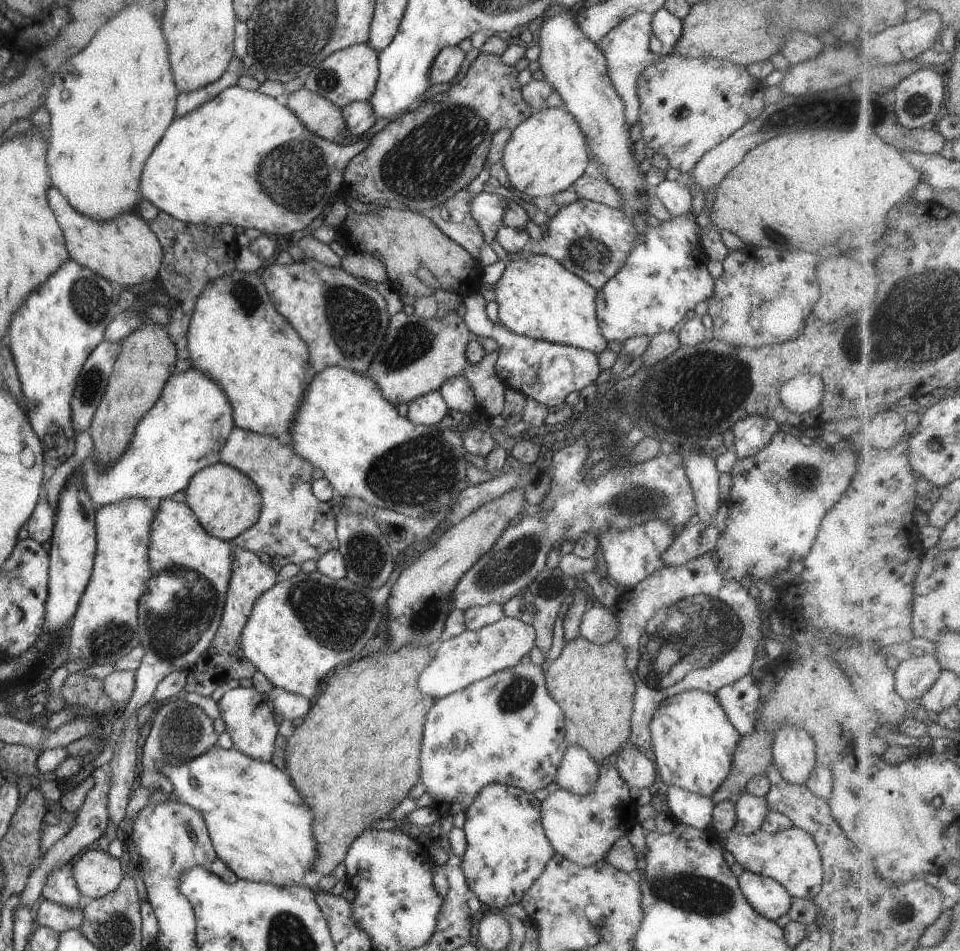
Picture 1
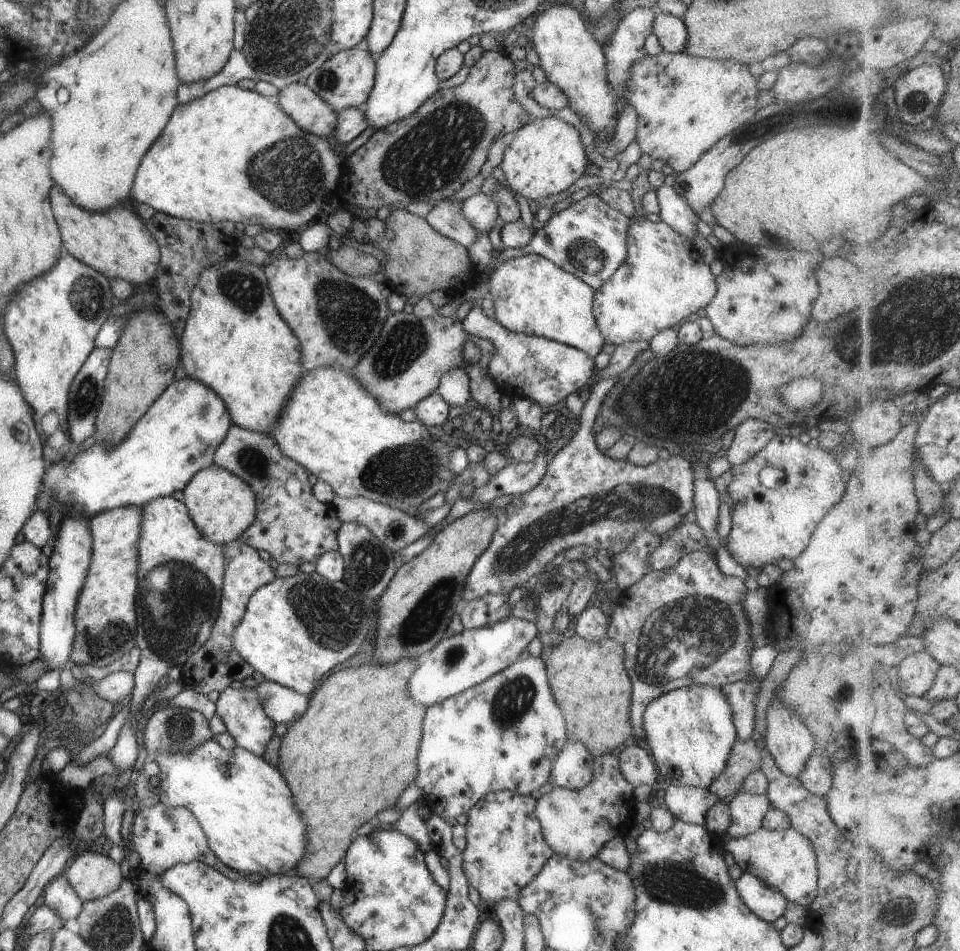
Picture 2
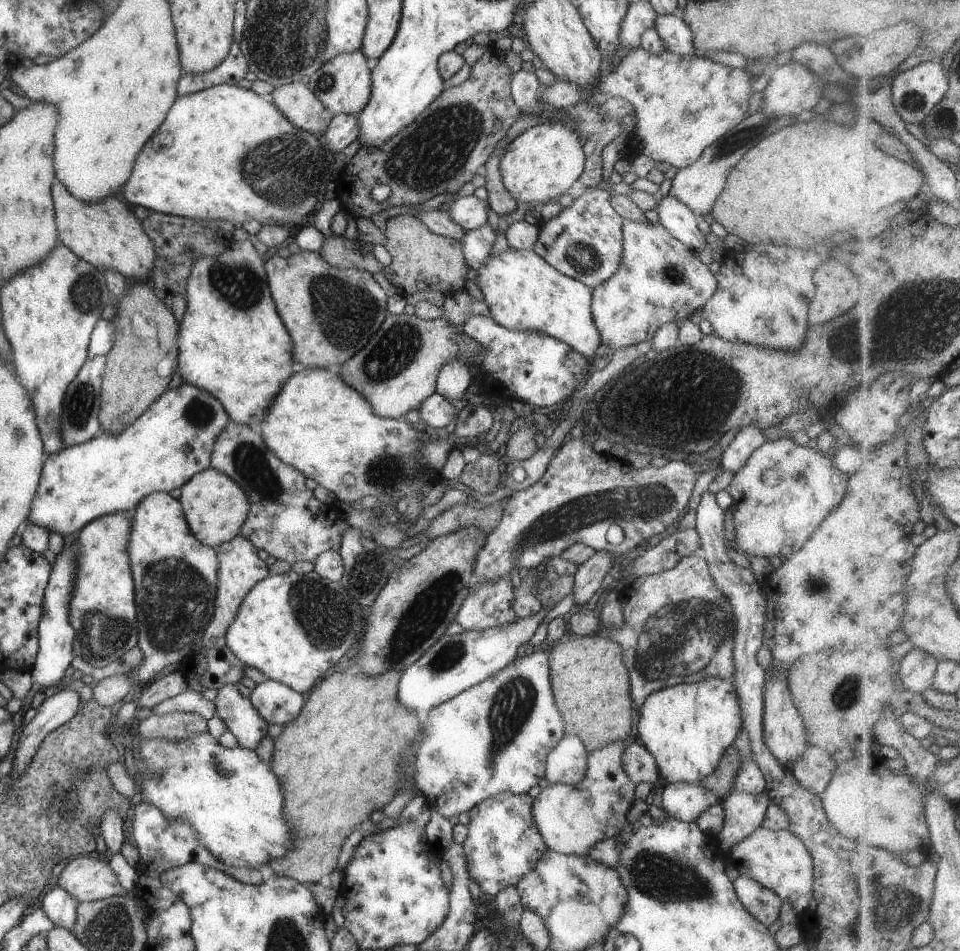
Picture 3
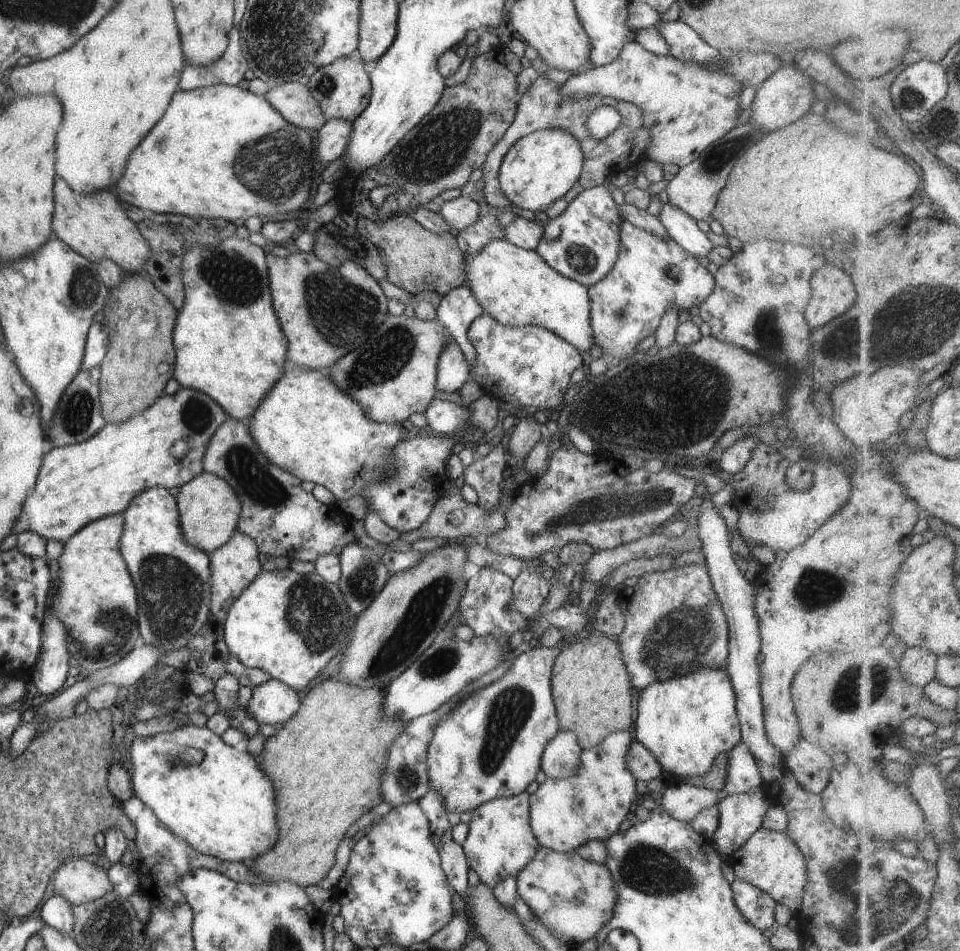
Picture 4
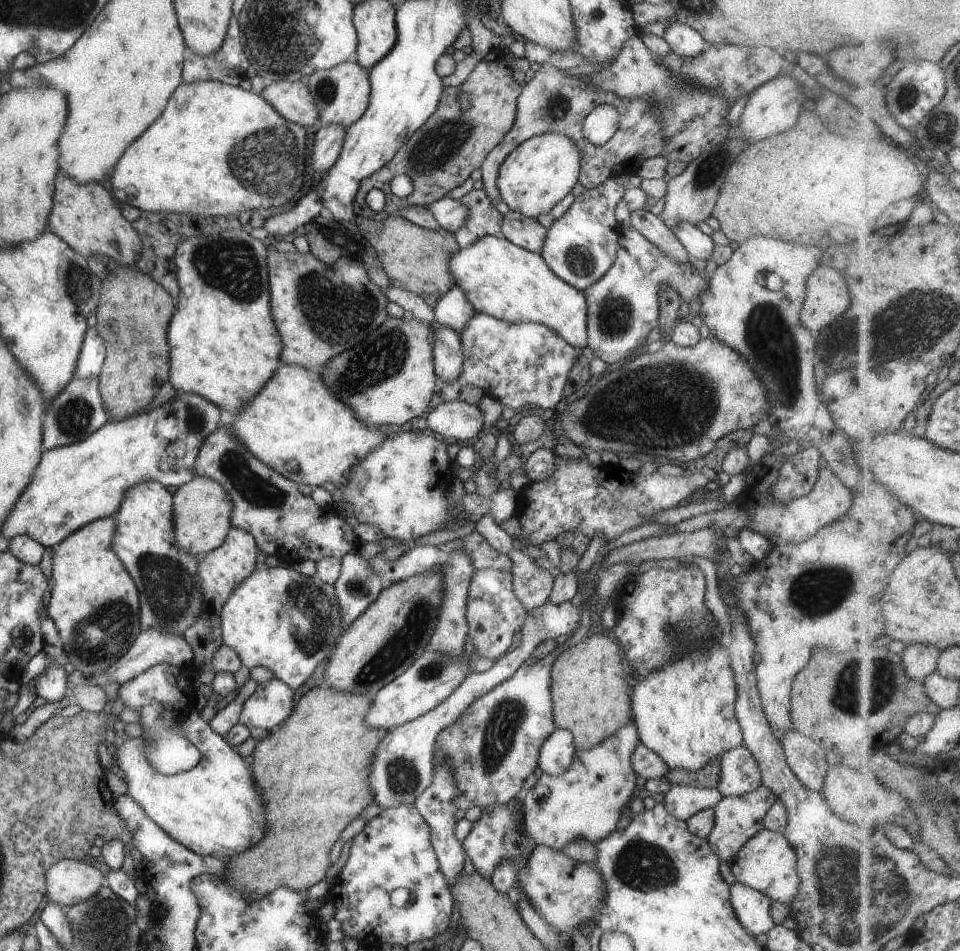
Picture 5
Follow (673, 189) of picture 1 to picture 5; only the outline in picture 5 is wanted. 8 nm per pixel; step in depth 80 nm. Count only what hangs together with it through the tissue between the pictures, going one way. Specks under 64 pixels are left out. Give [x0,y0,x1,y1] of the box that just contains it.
[670,221,714,260]

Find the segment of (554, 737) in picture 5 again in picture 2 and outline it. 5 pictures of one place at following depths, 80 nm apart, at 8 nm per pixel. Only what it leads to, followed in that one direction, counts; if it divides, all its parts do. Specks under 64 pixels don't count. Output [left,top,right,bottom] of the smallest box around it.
[547,740,592,788]

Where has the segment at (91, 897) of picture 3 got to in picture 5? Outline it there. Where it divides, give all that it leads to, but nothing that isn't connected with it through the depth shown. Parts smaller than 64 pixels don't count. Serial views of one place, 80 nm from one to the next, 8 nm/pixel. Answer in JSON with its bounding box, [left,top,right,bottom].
[45,859,104,908]

